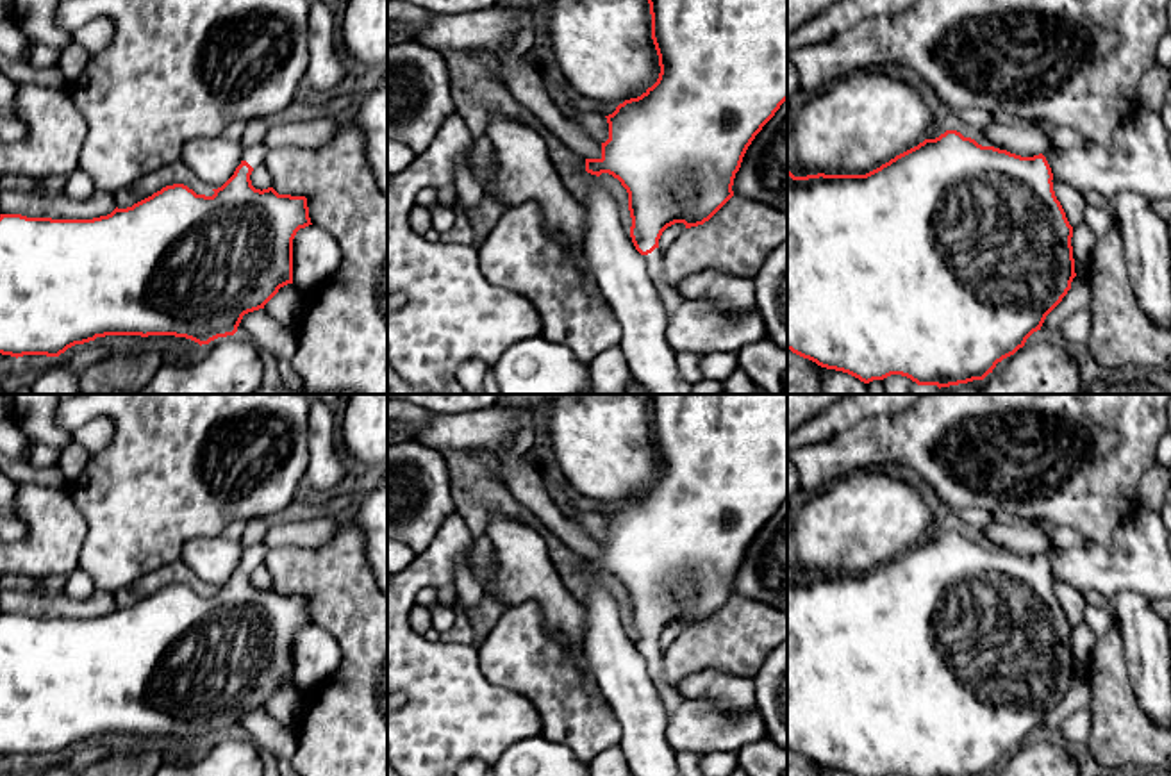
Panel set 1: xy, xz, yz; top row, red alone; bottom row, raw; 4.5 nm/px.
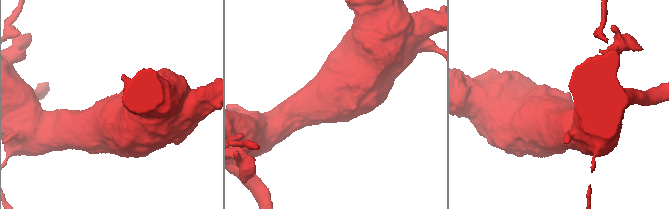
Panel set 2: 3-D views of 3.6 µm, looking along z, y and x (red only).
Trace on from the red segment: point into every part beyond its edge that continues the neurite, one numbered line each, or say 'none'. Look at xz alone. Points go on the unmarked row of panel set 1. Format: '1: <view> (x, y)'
1: xz (672, 698)

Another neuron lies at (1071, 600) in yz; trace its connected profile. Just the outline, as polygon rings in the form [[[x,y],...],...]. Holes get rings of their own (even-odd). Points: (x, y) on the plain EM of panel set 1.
[[[1055,576],[1051,582],[1055,596],[1060,601],[1069,624],[1073,626],[1073,630],[1078,628],[1080,624],[1084,624],[1084,608],[1087,605],[1082,592]]]

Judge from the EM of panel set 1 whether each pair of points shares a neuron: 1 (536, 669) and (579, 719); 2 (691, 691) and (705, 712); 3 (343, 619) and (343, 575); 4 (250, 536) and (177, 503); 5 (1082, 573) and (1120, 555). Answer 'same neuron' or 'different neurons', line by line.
1: same neuron
2: different neurons
3: same neuron
4: different neurons
5: same neuron

